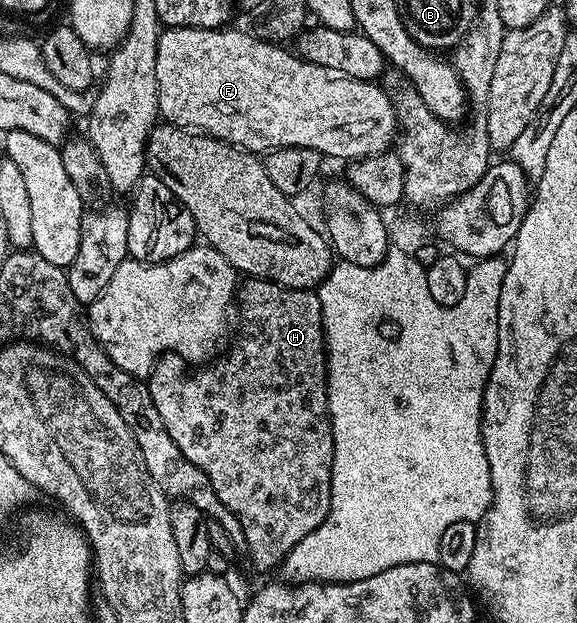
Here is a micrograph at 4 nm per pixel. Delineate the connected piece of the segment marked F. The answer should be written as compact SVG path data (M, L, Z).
M233 26L226 27L224 30L221 28L165 28L161 33L159 42L157 43L157 57L155 58L155 82L159 82L159 116L162 121L170 124L175 124L179 128L186 130L196 130L204 135L213 136L216 140L226 140L228 144L235 144L238 148L244 148L245 151L254 154L268 154L274 152L276 148L310 148L316 152L320 152L322 157L329 158L334 156L337 160L345 160L344 162L352 162L355 160L361 160L367 156L378 156L380 152L390 151L394 147L395 137L398 135L399 129L397 126L397 115L395 113L395 104L383 89L380 88L380 83L371 80L356 80L350 76L342 76L340 72L328 72L323 66L315 66L309 63L308 60L301 59L300 56L294 54L292 51L284 52L286 49L280 44L271 44L267 40L261 39L260 35L254 34L253 36L249 32L236 32Z

